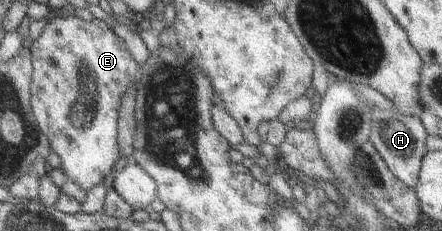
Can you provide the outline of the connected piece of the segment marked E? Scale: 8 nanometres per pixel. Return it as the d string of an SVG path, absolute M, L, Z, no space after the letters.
M62 16L62 18L53 17L49 25L45 28L43 34L38 38L38 40L33 42L31 46L33 52L33 60L35 65L35 76L33 79L33 90L32 99L33 112L38 120L41 130L45 132L46 136L50 138L53 144L53 150L62 159L62 170L64 174L71 180L74 184L78 185L82 190L89 191L92 186L104 182L105 178L108 177L114 165L121 158L120 148L118 147L117 140L117 119L119 118L119 107L122 94L127 90L131 83L136 82L138 77L138 70L140 65L133 60L131 55L128 53L127 49L124 48L124 42L108 28L107 24L96 18L87 22L78 18L77 16Z

